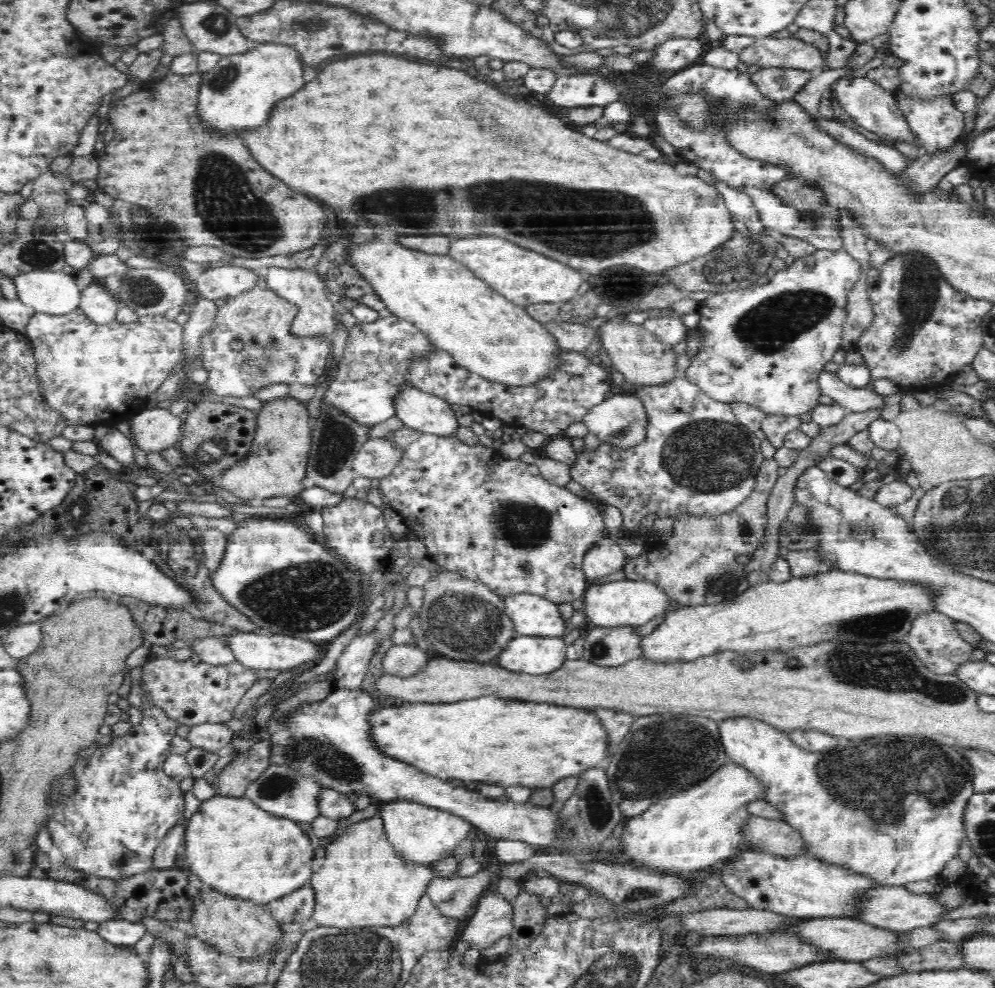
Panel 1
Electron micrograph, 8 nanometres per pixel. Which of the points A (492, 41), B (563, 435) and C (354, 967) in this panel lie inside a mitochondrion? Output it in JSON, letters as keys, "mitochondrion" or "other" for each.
{"A":"other","B":"other","C":"mitochondrion"}

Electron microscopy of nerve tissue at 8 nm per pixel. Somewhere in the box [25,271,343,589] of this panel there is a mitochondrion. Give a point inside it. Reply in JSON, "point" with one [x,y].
{"point":[177,550]}

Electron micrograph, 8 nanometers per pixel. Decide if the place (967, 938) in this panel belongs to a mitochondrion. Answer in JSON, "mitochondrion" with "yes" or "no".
{"mitochondrion":"no"}

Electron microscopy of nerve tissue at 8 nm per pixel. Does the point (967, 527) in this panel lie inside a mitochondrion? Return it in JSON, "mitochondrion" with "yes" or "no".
{"mitochondrion":"yes"}

